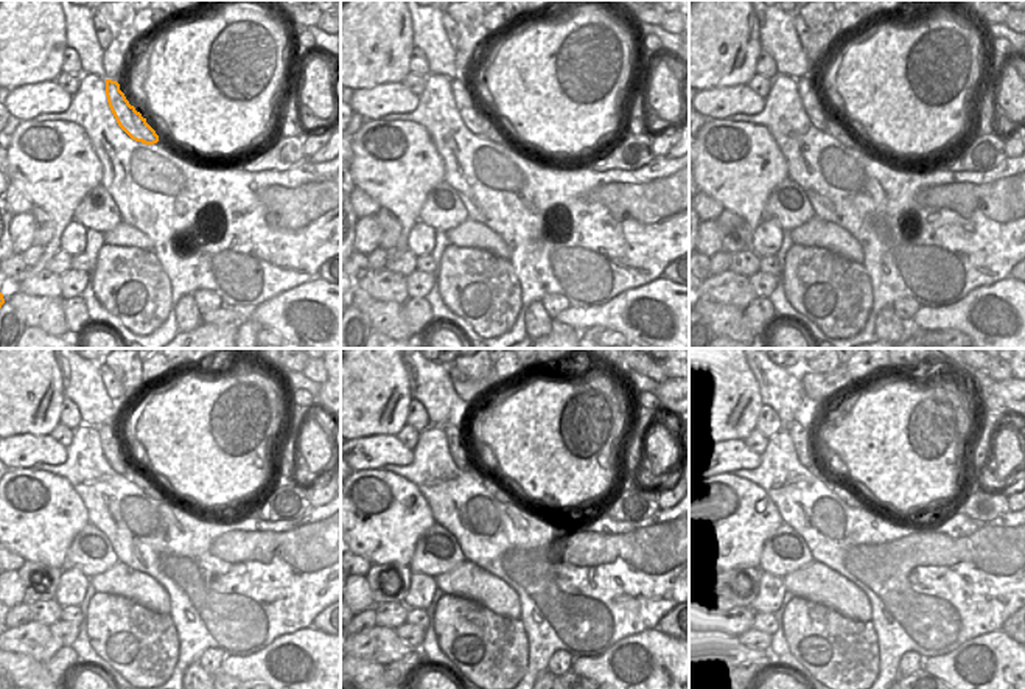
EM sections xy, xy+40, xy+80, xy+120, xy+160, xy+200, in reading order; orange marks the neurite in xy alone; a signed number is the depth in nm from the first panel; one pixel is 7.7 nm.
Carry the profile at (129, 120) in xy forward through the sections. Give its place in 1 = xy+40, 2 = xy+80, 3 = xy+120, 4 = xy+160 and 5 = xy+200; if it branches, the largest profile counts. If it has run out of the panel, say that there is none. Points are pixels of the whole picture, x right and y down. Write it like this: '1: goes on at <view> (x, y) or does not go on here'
1: goes on at xy+40 (478, 123)
2: goes on at xy+80 (809, 97)
3: goes on at xy+120 (111, 447)
4: goes on at xy+160 (458, 451)
5: goes on at xy+200 (800, 436)

